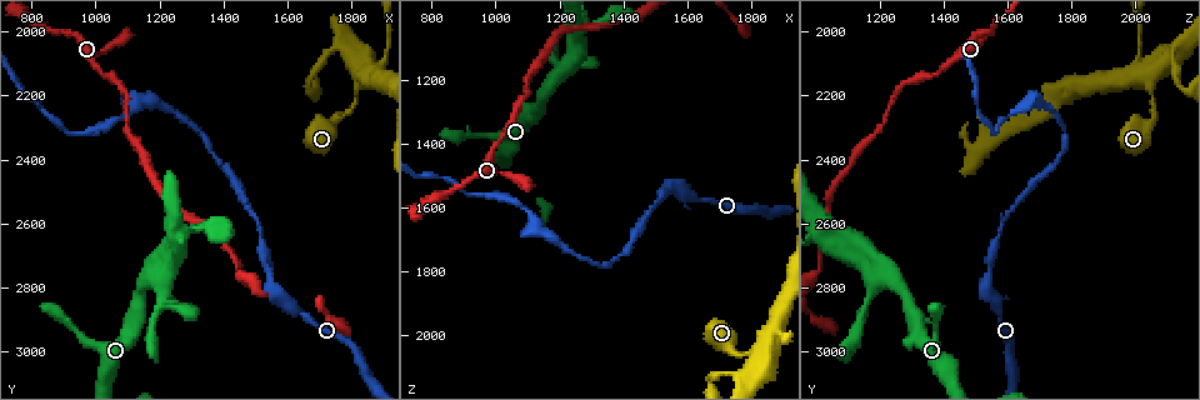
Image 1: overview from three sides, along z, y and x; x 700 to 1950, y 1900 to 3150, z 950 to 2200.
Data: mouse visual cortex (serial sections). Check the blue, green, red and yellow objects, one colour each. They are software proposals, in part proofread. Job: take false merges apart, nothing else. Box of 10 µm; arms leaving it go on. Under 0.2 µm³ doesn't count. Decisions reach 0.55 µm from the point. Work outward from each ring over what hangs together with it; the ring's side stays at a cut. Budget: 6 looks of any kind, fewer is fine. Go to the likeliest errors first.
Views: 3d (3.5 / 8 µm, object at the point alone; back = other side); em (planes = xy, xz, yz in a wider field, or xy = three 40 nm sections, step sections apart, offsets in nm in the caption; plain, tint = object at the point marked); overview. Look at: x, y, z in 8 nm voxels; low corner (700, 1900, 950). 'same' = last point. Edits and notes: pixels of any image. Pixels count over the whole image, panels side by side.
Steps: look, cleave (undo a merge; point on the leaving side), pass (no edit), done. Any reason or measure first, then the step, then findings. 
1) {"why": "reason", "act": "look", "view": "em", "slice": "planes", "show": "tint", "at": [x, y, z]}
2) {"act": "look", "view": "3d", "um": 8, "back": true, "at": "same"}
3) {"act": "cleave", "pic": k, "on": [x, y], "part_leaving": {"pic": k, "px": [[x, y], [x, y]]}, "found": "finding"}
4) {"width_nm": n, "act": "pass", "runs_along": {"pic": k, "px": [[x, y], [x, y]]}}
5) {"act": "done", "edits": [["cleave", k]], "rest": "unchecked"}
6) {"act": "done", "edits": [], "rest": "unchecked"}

{"why": "sharp bend", "act": "look", "view": "3d", "um": 8, "at": [930, 2320, 1560]}

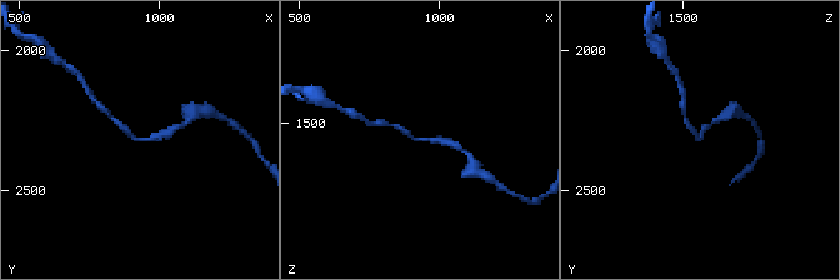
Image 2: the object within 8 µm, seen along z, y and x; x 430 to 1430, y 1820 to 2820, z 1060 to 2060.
{"why": "closer look", "act": "look", "view": "3d", "um": 3.5, "back": true, "at": "same"}

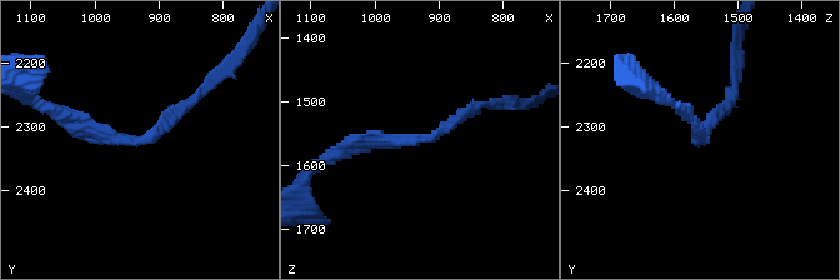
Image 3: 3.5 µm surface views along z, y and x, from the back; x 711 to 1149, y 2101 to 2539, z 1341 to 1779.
{"arm_widths_nm": [150, 150], "act": "look", "view": "em", "slice": "xy", "step": 5, "show": "tint", "at": [935, 2325, 1565]}

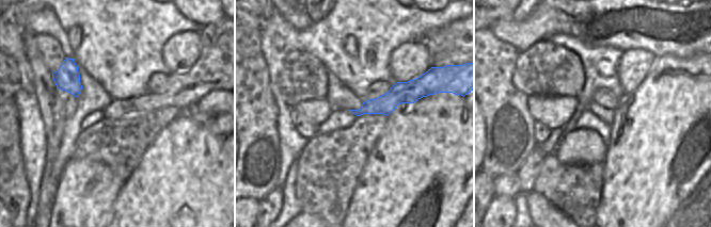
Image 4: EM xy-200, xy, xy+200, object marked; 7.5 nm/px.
{"width_nm": 150, "act": "pass", "runs_along": {"pic": 3, "px": [[343, 150], [419, 141], [480, 106]]}, "found": "continuous, no second cell"}

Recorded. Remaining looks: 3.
{"act": "look", "view": "3d", "um": 8, "at": [1840, 2130, 2040]}

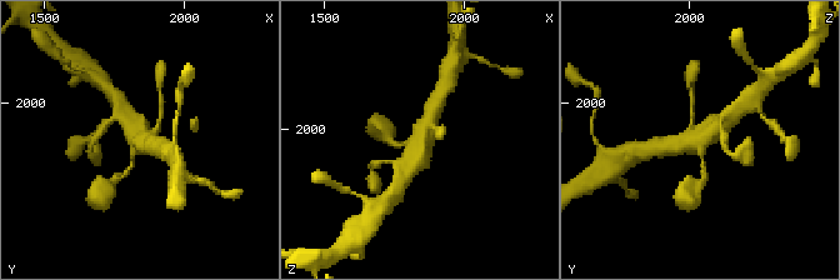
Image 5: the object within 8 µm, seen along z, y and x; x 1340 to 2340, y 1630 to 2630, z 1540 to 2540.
{"act": "look", "view": "3d", "um": 3.5, "back": true, "at": "same"}

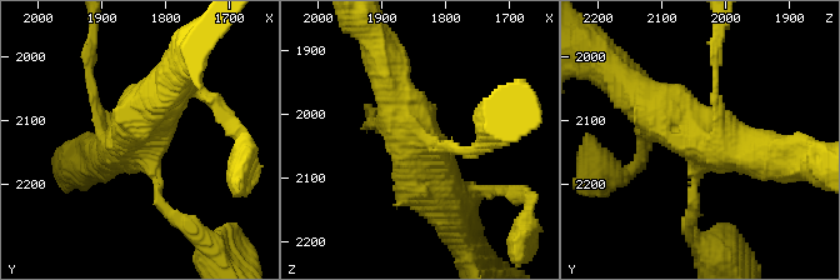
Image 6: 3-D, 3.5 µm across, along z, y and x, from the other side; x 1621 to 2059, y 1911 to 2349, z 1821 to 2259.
{"arms": 4, "act": "pass", "runs_along": {"pic": 6, "px": [[691, 216], [698, 140], [640, 98]]}, "found": "all the same cell"}

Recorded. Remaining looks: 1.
{"act": "done", "edits": [], "rest": "unchecked"}

